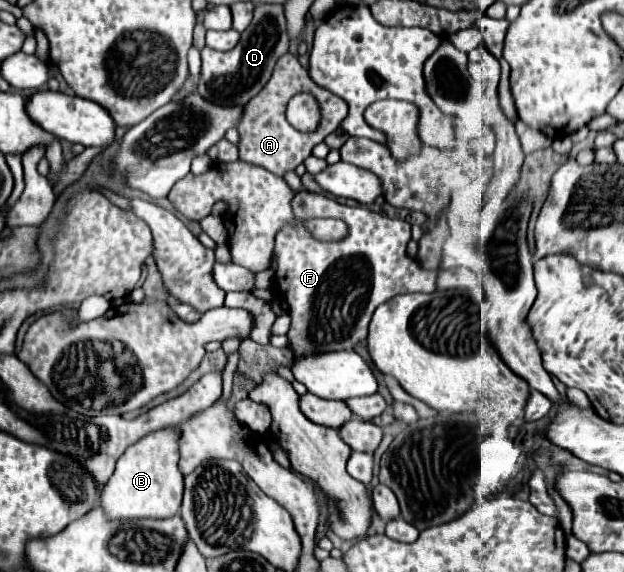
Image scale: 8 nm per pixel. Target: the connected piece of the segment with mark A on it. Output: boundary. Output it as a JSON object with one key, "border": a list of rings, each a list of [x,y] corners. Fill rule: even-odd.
{"border":[[[285,53],[279,59],[279,63],[275,65],[273,77],[265,85],[265,89],[259,91],[259,95],[255,95],[247,103],[247,113],[243,115],[241,123],[237,125],[237,131],[241,135],[239,159],[253,163],[253,165],[259,165],[259,167],[265,167],[271,173],[285,177],[285,173],[295,171],[295,167],[301,165],[311,155],[313,147],[319,145],[329,133],[333,133],[345,117],[347,117],[347,103],[341,97],[333,95],[331,91],[319,87],[315,81],[311,81],[309,73],[299,65],[297,57],[291,53]],[[301,91],[309,91],[321,105],[321,125],[313,133],[299,133],[285,119],[287,101]]]}

